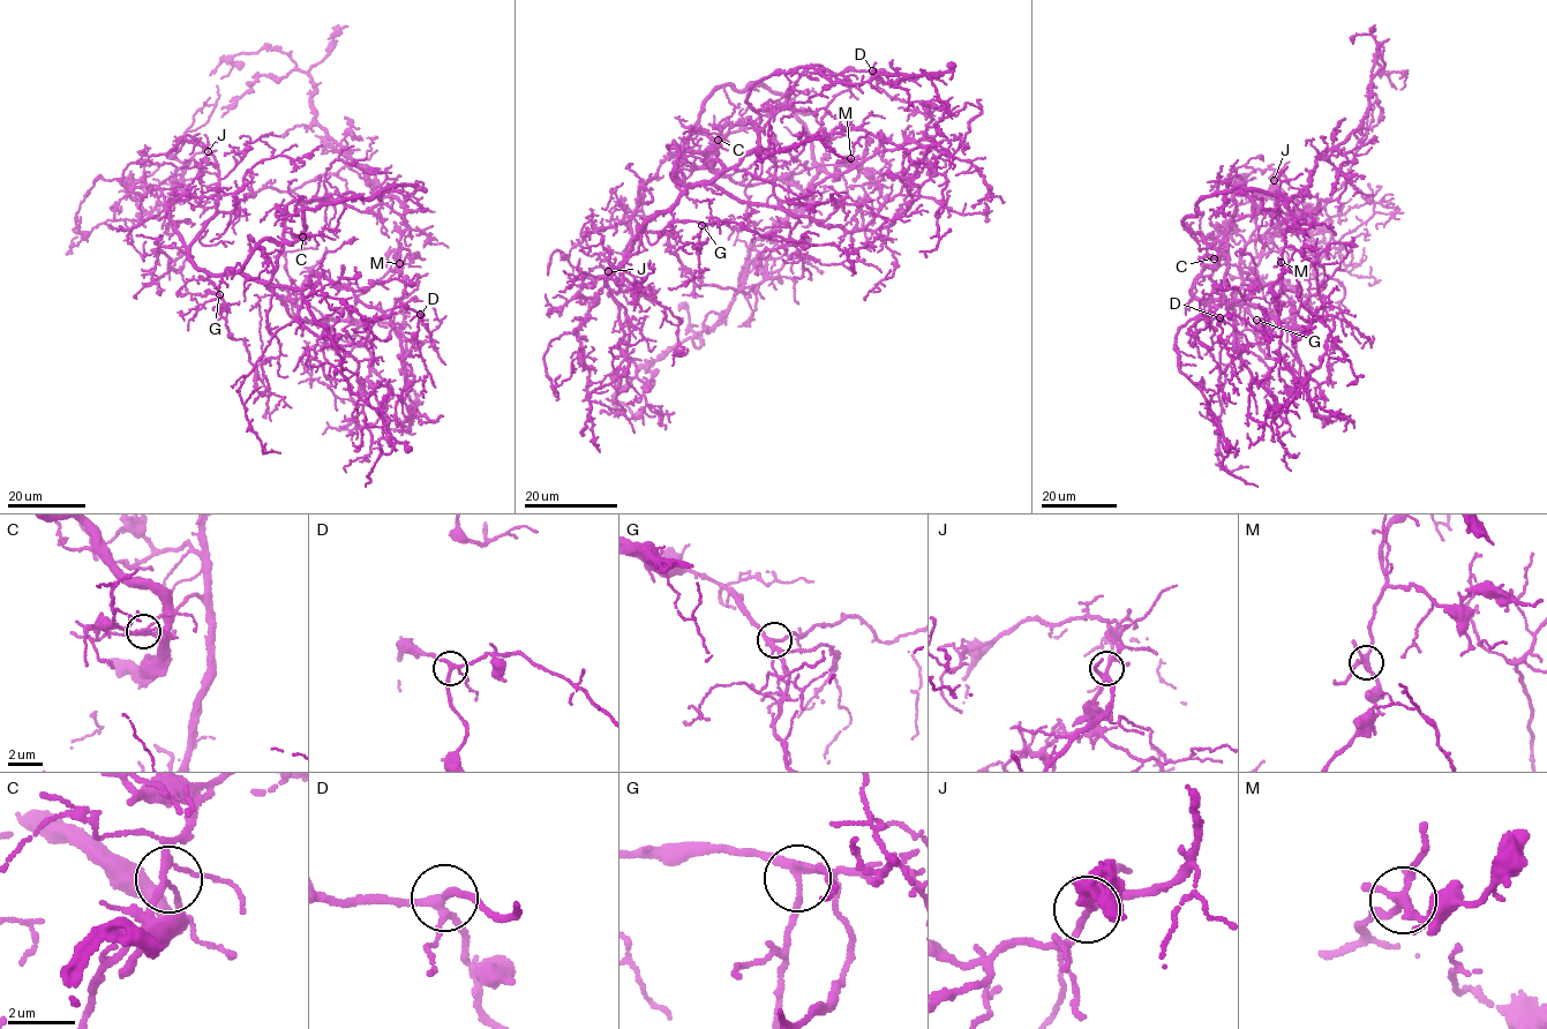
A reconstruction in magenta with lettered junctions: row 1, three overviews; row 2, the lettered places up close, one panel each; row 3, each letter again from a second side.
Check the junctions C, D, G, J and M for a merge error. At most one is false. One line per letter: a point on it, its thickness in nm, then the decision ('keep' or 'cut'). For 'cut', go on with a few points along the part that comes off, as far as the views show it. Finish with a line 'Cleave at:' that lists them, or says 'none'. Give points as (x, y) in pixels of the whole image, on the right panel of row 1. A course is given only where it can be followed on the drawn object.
C: (1214, 258) | 180 nm | keep
D: (1219, 317) | 220 nm | keep
G: (1256, 320) | 200 nm | keep
J: (1274, 180) | 220 nm | keep
M: (1281, 262) | 240 nm | keep
Cleave at: none

